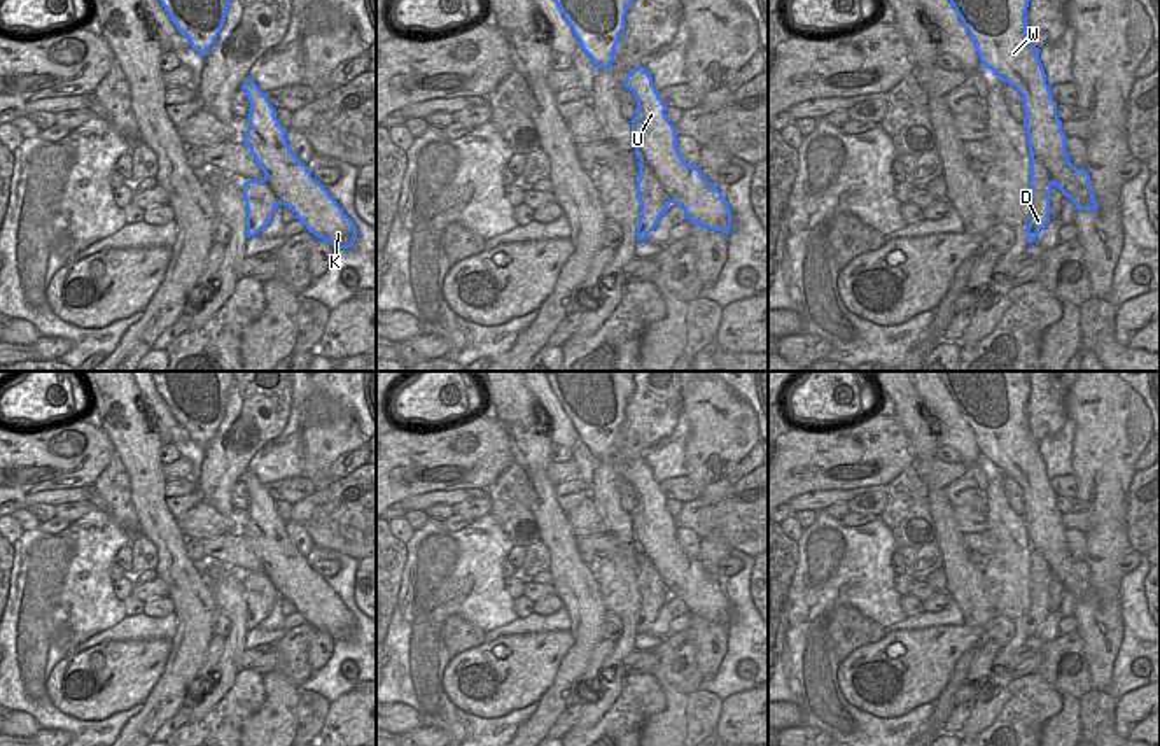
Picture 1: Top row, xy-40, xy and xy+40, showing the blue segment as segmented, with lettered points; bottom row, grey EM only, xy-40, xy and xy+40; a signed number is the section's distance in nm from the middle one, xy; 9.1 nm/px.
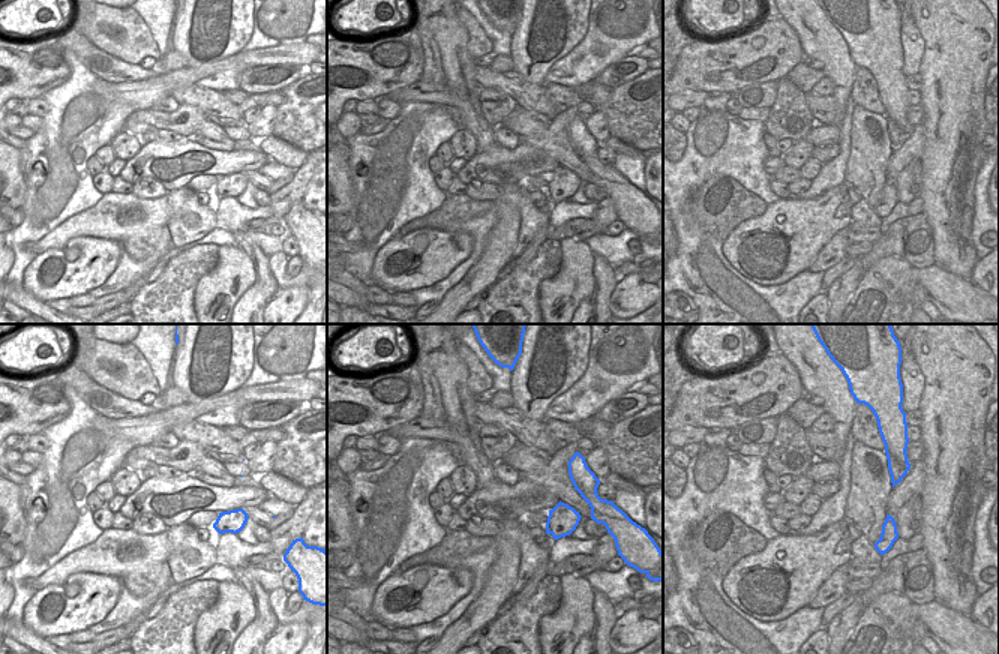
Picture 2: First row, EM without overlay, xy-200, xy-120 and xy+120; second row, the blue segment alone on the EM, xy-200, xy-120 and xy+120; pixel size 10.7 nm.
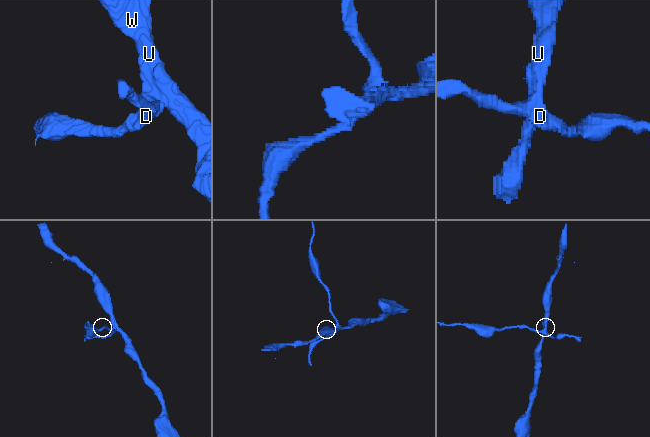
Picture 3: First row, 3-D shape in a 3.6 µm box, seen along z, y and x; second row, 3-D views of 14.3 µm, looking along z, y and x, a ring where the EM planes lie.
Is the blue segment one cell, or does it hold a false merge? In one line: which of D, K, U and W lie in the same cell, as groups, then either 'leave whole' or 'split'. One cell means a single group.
groups D / K U W; split

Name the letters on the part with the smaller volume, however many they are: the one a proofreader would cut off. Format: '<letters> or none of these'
D.

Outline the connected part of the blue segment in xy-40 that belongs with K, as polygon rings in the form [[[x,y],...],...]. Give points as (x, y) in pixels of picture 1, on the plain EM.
[[[248,469],[241,482],[250,496],[243,534],[280,595],[289,599],[317,630],[329,634],[334,641],[352,639],[357,630],[353,613],[290,543],[285,531],[287,522],[278,515],[268,487]]]

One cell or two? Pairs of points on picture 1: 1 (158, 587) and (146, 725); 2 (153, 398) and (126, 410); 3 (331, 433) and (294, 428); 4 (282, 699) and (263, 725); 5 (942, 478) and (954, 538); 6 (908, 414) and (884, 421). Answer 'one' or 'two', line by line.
1: two
2: two
3: two
4: one
5: two
6: two

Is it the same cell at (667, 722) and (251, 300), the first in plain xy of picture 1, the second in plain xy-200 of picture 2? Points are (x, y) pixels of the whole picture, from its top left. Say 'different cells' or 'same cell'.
different cells

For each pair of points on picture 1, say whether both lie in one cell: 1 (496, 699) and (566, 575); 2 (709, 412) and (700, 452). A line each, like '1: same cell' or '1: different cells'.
1: different cells
2: same cell

